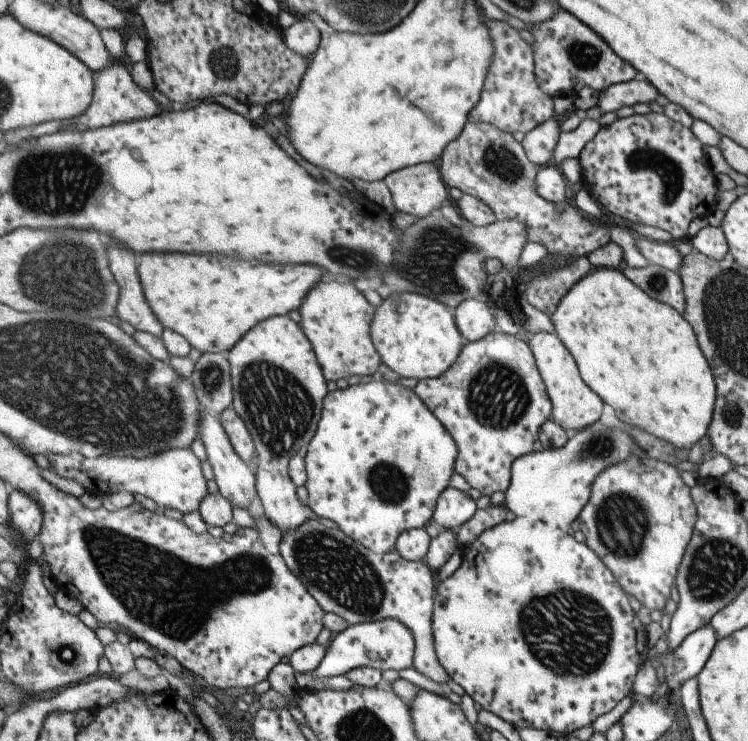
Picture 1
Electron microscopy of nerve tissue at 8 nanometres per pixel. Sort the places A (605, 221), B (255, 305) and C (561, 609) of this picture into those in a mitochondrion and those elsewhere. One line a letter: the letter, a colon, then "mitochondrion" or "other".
A: other
B: other
C: mitochondrion

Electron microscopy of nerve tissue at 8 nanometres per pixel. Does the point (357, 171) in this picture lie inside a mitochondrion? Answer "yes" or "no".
no

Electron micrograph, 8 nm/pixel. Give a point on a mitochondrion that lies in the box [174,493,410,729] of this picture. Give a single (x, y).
(343, 574)

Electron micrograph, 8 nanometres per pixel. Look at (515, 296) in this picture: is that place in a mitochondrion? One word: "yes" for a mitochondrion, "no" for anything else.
no

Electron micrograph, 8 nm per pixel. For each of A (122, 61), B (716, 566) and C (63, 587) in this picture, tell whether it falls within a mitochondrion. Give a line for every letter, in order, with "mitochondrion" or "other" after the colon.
A: other
B: mitochondrion
C: other

